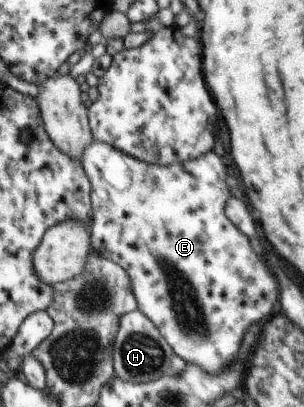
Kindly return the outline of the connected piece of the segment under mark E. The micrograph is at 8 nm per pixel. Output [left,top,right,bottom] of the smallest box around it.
[80,141,278,376]

